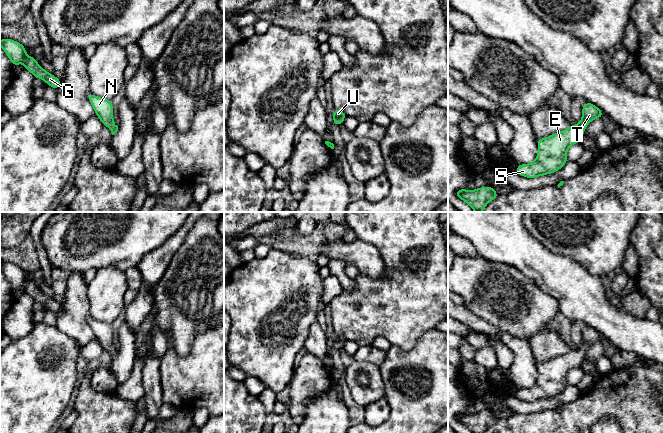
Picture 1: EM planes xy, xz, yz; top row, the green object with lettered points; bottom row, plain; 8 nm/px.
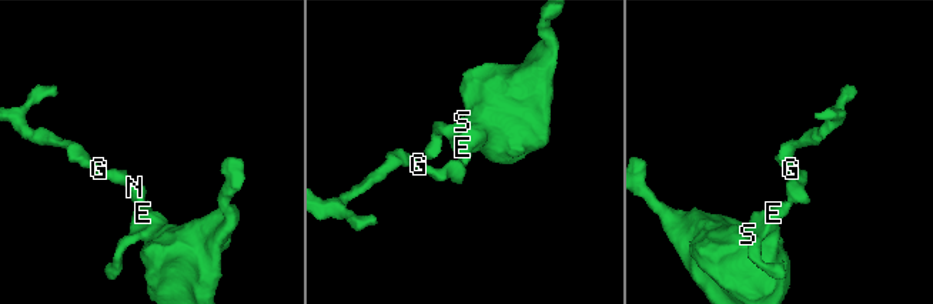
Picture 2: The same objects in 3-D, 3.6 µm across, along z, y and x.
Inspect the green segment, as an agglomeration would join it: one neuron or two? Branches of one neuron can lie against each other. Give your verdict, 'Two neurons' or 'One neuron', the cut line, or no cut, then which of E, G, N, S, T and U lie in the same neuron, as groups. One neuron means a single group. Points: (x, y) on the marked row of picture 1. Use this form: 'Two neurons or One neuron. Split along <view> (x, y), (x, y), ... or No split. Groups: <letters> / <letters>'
One neuron. No split. Groups: E G N S T U

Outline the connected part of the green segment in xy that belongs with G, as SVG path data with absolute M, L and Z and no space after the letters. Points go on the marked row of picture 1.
M2 38L0 46L11 60L12 66L17 66L24 61L24 69L30 71L34 75L34 78L44 80L47 85L55 90L61 86L61 79L44 70L37 63L34 56L28 57L26 55L26 47L21 43L12 39Z

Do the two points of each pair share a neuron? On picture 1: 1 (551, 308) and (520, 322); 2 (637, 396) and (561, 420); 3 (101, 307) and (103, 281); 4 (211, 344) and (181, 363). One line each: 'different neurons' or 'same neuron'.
1: same neuron
2: same neuron
3: same neuron
4: same neuron

